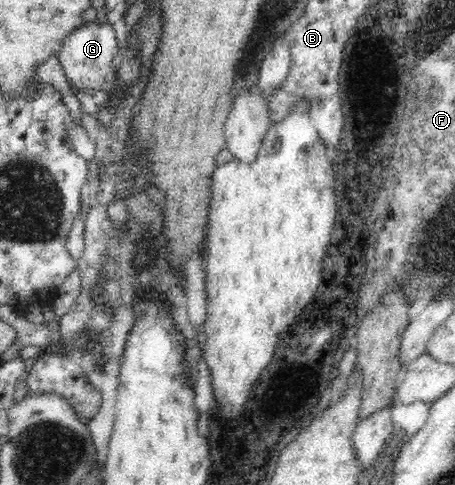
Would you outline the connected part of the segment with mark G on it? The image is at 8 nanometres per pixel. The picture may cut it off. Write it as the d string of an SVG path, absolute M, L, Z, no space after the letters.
M89 21L87 26L75 27L62 39L61 50L58 51L57 56L73 95L79 90L93 95L98 90L98 86L104 84L107 74L112 70L113 56L117 54L116 34L116 26Z

